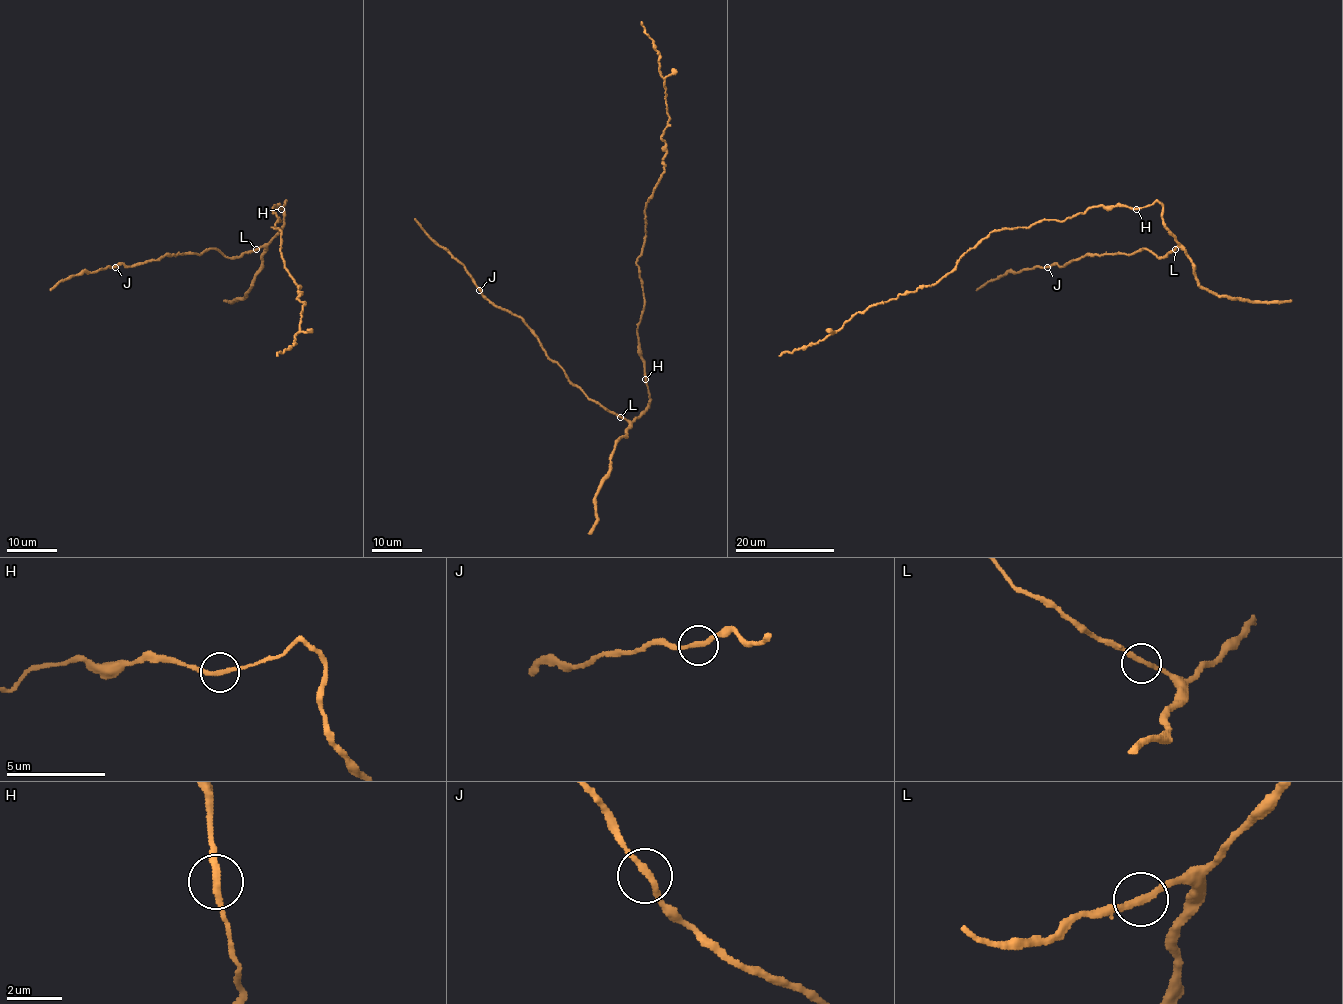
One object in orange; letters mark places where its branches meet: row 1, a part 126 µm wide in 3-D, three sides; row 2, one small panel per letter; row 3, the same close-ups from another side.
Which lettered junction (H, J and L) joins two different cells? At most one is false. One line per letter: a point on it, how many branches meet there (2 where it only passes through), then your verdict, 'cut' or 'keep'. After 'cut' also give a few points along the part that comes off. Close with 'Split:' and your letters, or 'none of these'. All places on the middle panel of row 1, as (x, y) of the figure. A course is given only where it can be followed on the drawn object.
H: at (645, 379); 2 branches meet; keep
J: at (479, 290); 2 branches meet; keep
L: at (620, 417); 2 branches meet; keep
Split: none of these

